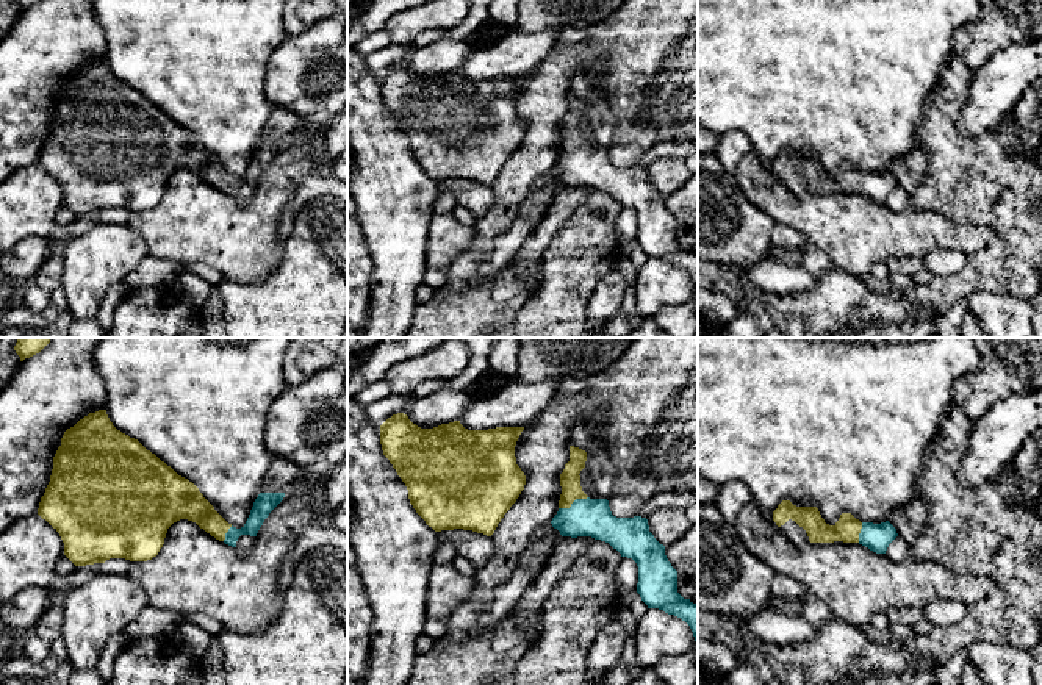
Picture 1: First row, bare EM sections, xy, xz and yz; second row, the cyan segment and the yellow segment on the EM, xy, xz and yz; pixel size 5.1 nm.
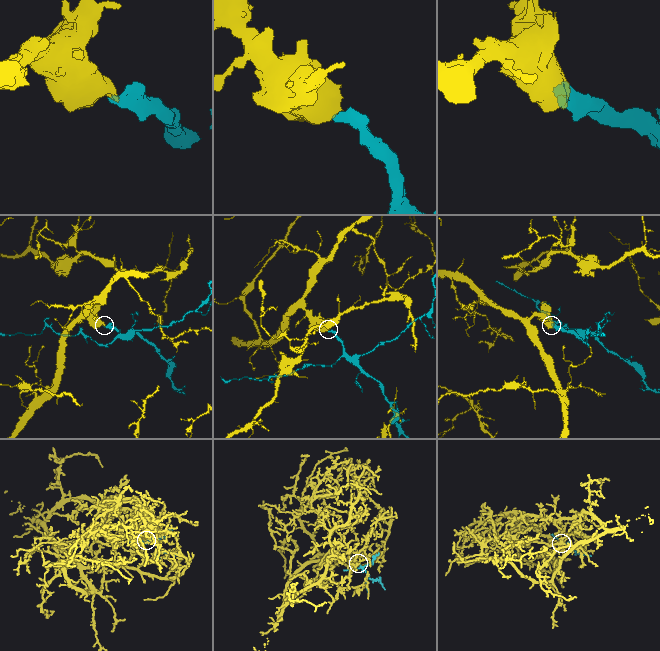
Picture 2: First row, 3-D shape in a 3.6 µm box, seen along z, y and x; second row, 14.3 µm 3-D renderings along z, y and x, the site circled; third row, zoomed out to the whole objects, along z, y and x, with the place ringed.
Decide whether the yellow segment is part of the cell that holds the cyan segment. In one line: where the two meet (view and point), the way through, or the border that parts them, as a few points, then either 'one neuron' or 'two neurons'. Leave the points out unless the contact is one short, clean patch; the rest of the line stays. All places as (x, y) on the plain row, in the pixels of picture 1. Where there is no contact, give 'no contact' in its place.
xz (573, 152) | across xz (593, 168), (589, 168), (573, 152), (570, 130) | one neuron

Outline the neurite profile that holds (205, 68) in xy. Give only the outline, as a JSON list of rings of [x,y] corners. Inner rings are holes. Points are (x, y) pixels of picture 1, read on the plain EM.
[[[94,0],[94,16],[106,38],[106,64],[113,75],[192,131],[233,177],[244,177],[260,133],[275,105],[266,95],[266,67],[286,38],[286,0]]]

